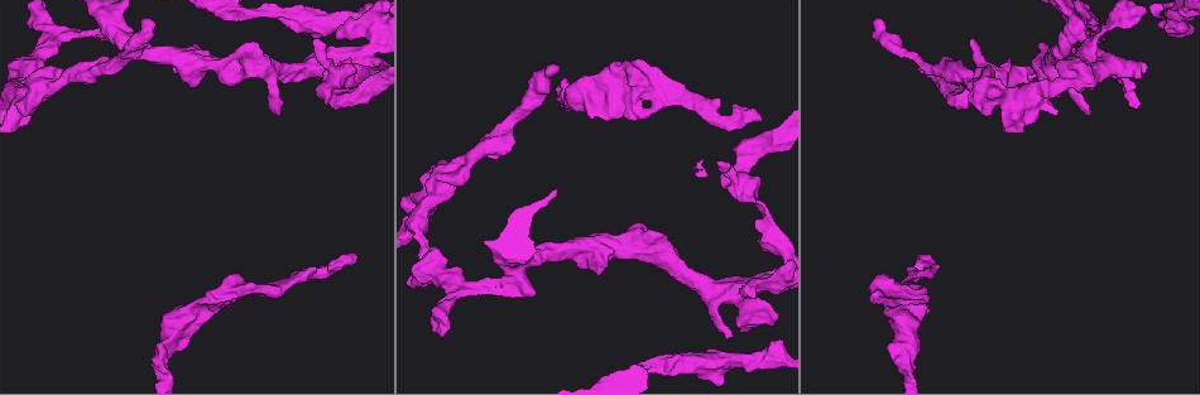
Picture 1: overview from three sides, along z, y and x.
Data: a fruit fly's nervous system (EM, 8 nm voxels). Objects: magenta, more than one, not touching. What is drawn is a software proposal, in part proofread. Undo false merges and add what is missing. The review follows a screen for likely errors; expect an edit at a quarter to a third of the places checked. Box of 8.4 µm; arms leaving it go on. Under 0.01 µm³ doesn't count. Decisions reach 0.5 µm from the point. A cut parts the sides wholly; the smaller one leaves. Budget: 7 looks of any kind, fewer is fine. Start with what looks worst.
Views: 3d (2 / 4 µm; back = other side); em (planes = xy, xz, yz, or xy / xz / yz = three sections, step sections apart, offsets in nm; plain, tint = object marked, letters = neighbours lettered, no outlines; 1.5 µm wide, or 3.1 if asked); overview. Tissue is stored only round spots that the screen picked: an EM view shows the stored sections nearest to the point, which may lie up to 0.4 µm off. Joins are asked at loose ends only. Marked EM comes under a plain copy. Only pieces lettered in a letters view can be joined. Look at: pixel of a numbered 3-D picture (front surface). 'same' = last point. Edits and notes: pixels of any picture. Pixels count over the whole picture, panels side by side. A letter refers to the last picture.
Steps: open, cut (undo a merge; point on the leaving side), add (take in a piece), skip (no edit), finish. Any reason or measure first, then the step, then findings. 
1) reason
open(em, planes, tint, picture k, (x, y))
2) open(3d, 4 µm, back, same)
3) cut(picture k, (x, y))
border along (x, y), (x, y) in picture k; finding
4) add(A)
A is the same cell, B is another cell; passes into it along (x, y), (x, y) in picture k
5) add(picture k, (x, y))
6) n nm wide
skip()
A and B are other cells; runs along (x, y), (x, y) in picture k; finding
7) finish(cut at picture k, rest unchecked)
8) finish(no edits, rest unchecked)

stops while still wide
open(3d, 4 µm, picture 1, (104, 38))

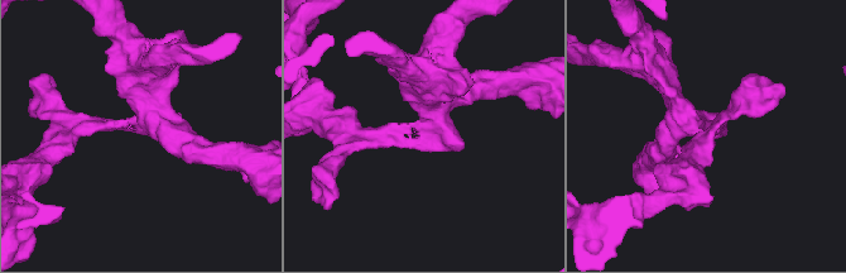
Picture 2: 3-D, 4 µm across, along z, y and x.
shape alone is not enough
open(em, xz, step 4, tint, picture 2, (141, 132))

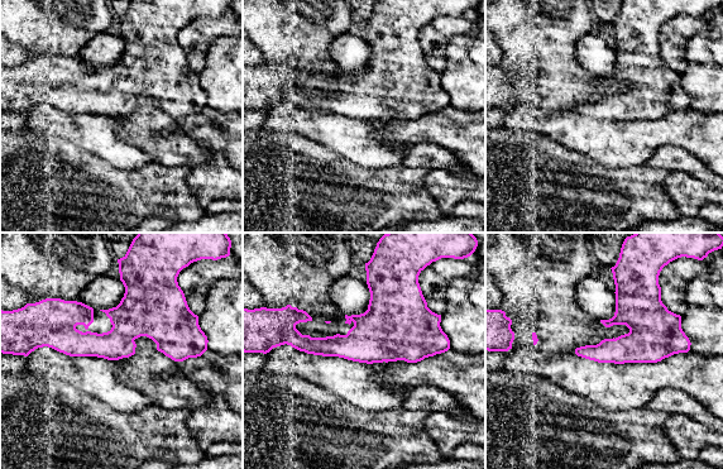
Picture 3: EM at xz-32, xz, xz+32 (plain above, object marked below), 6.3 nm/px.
another direction
open(em, planes, letters, same)

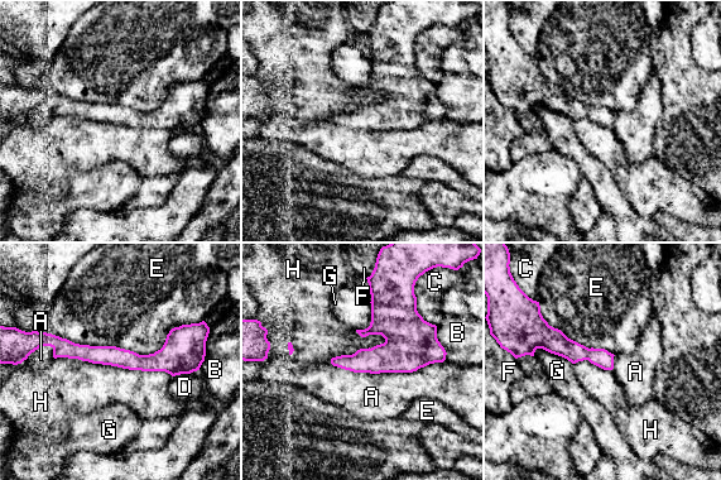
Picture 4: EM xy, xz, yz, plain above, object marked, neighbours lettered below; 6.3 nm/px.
skip()
A, B, C, D, E, F, G and H are other cells; runs along (48, 341), (133, 361), (196, 359) in picture 4; no lettered piece goes on from it

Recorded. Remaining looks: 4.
free end
open(em, planes, letters, picture 1, (208, 296))

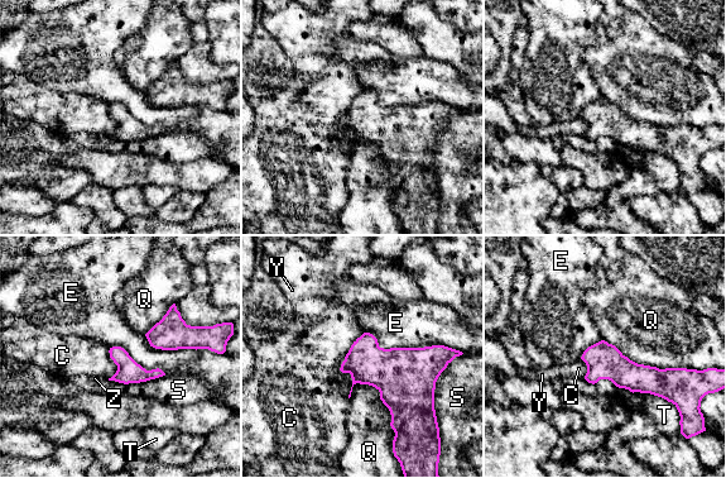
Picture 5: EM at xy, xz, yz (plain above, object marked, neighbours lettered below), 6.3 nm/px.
skip()
C, E, Q, S, T, Y and Z are other cells; border along (364, 331), (340, 368), (347, 397) in picture 5; none of them fits

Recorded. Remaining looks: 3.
an open end
open(3d, 4 µm, back, picture 1, (1145, 70))

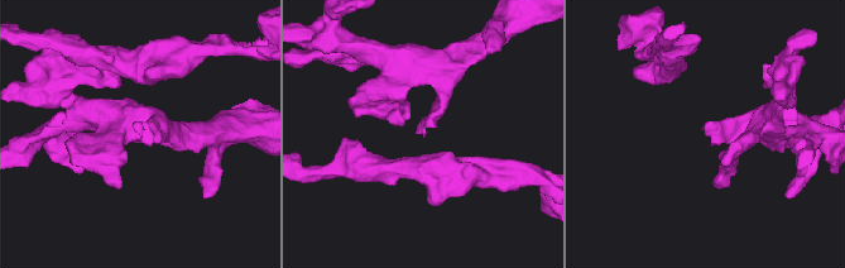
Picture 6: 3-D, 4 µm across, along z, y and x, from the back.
shape alone is not enough
open(em, yz, step 8, letters, picture 6, (425, 133))

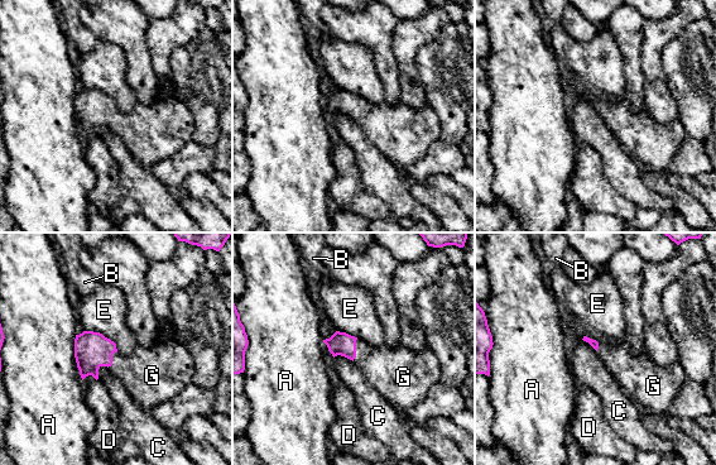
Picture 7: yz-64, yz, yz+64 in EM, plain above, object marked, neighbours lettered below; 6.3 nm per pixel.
another direction
open(em, planes, letters, same)

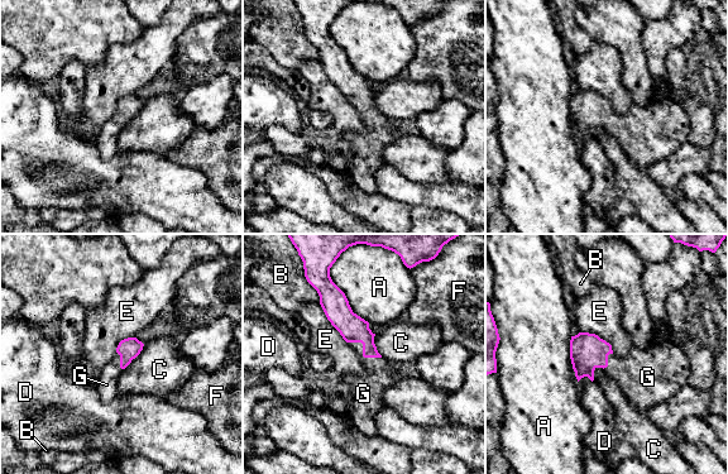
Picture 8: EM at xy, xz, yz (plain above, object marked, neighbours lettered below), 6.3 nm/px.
A touches over 400 nm
add(G)
G is the same cell, A, B, C, D, E and F are other cells; the neuron continues

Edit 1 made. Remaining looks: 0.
finish(add at picture 8, rest unchecked)

